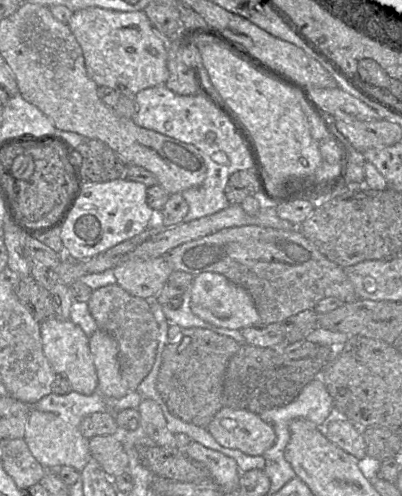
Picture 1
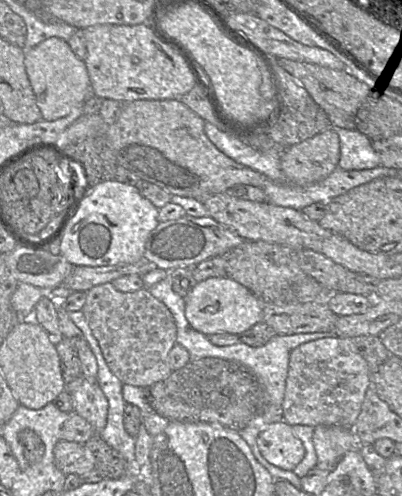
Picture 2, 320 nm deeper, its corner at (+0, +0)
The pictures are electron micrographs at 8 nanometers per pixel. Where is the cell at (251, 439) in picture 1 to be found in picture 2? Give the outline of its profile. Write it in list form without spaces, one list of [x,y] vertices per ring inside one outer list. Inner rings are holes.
[[[278,418],[257,438],[258,448],[266,461],[286,471],[293,471],[305,455],[304,446],[291,427]]]

